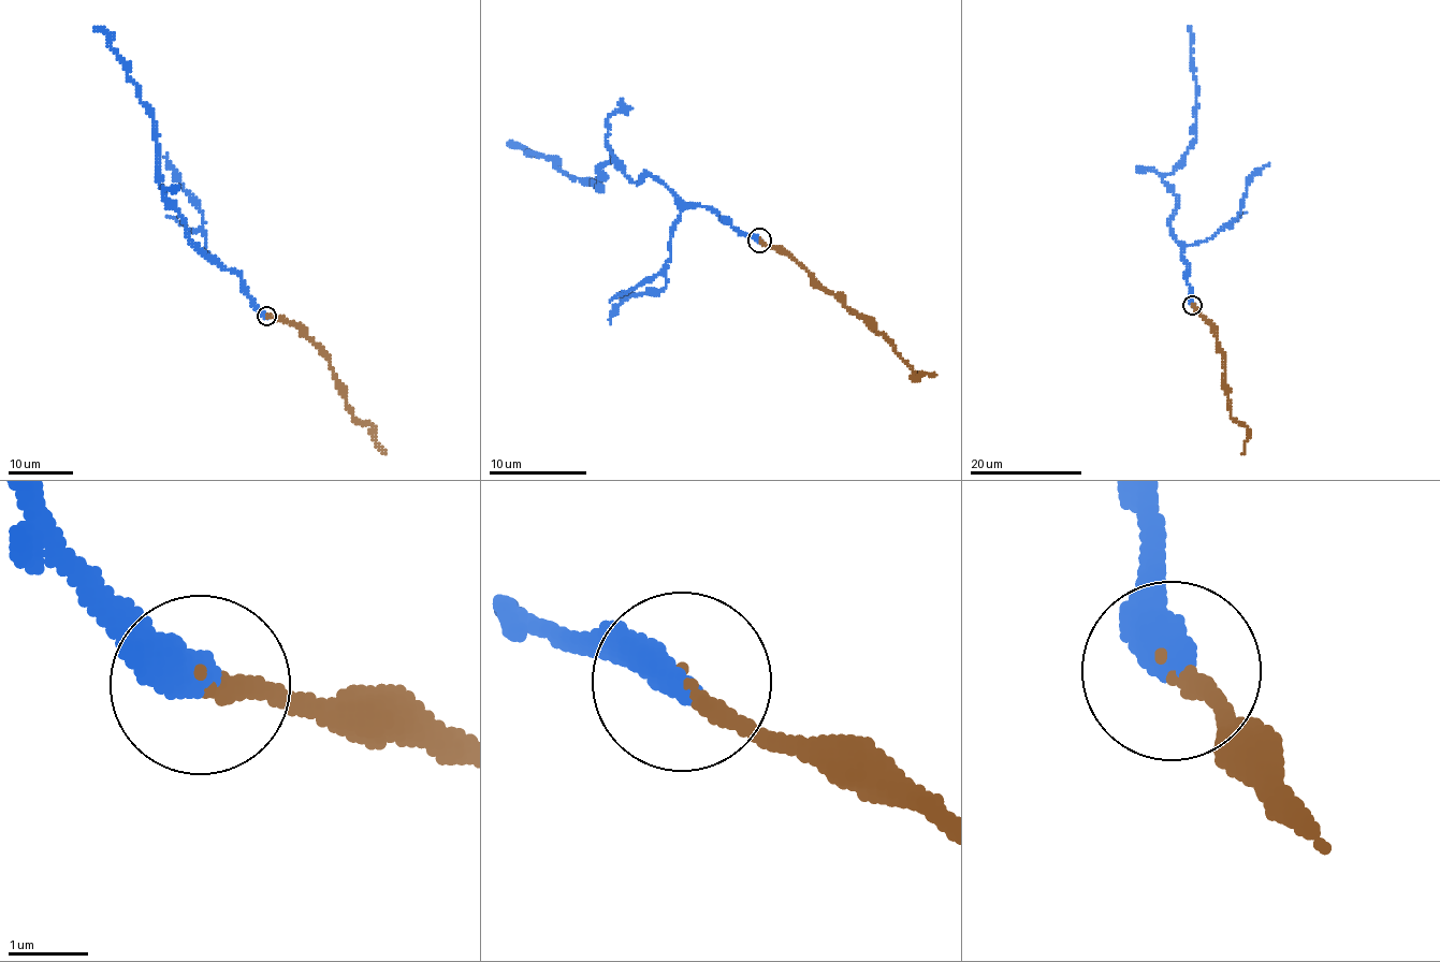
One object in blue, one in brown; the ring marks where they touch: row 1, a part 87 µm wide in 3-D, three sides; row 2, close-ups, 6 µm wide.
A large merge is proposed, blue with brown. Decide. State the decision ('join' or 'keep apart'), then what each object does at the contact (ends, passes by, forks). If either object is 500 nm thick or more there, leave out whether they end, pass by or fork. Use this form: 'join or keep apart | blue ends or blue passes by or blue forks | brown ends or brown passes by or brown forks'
join | blue ends | brown ends

